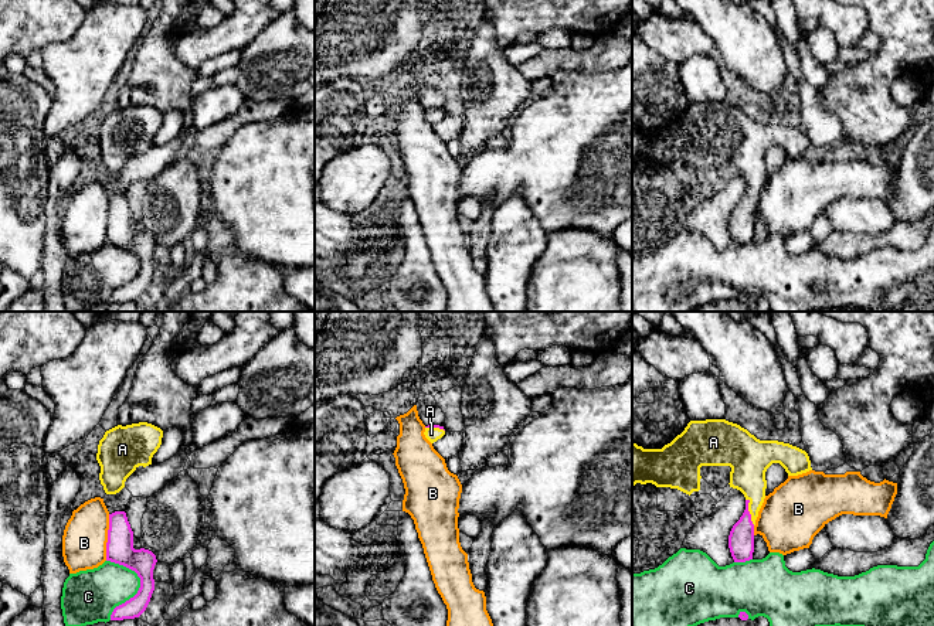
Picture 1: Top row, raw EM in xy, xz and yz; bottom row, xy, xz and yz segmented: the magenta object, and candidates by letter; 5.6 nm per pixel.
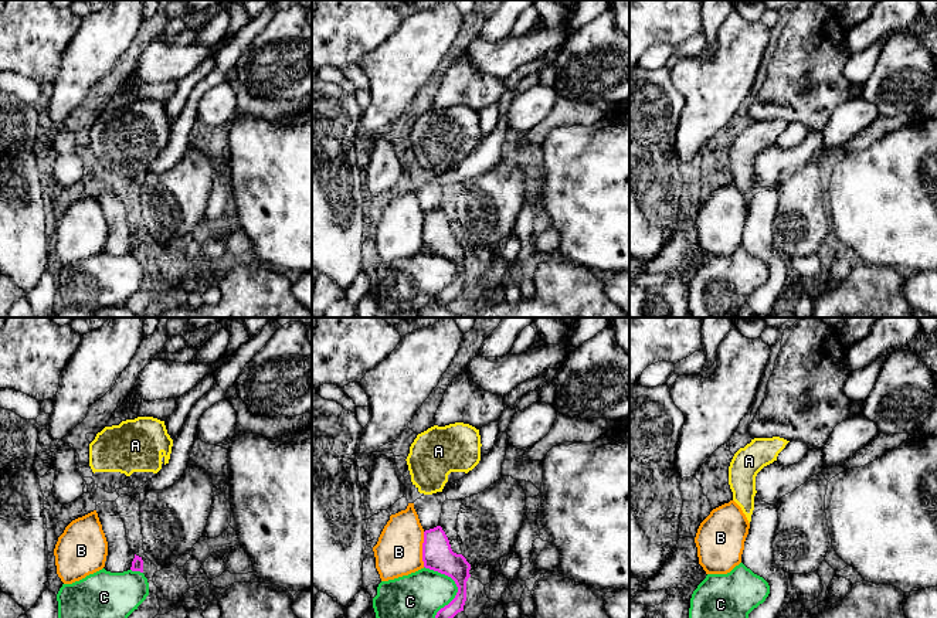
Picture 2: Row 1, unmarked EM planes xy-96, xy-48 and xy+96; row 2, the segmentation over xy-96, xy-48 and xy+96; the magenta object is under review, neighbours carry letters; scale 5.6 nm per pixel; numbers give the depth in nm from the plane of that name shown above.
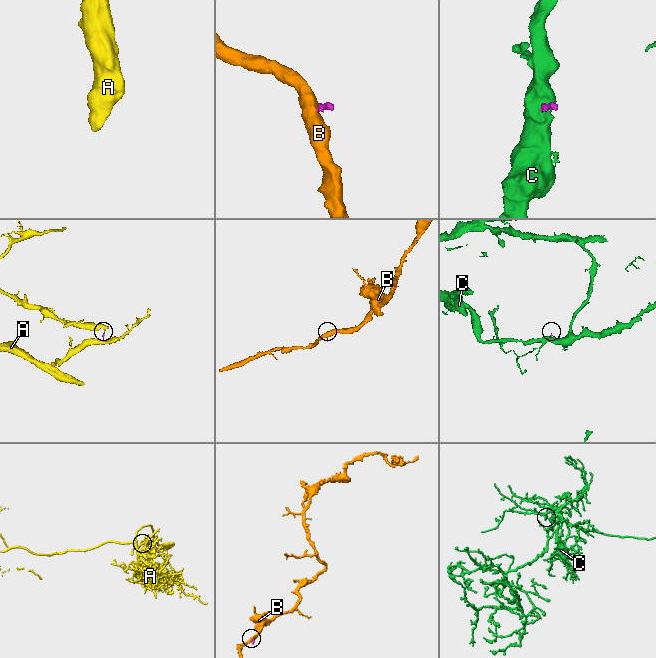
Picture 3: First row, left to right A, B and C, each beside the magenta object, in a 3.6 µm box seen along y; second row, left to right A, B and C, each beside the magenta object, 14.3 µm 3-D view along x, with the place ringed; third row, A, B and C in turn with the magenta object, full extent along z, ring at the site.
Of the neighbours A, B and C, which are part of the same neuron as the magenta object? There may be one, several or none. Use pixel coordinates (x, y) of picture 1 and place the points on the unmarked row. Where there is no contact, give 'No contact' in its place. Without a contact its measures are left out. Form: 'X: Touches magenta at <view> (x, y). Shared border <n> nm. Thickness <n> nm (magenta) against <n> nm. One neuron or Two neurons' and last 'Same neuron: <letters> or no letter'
A: Touches magenta at yz (749, 194). Shared border 160 nm. Thickness 140 nm (magenta) against 200 nm. One neuron
B: Touches magenta at xy (108, 220). Shared border 260 nm. Thickness 160 nm (magenta) against 260 nm. Two neurons
C: Touches magenta at xy (141, 268). Shared border 340 nm. Thickness 160 nm (magenta) against 260 nm. Two neurons
Same neuron: A

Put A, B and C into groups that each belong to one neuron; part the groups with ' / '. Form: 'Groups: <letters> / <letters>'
Groups: A / B / C

